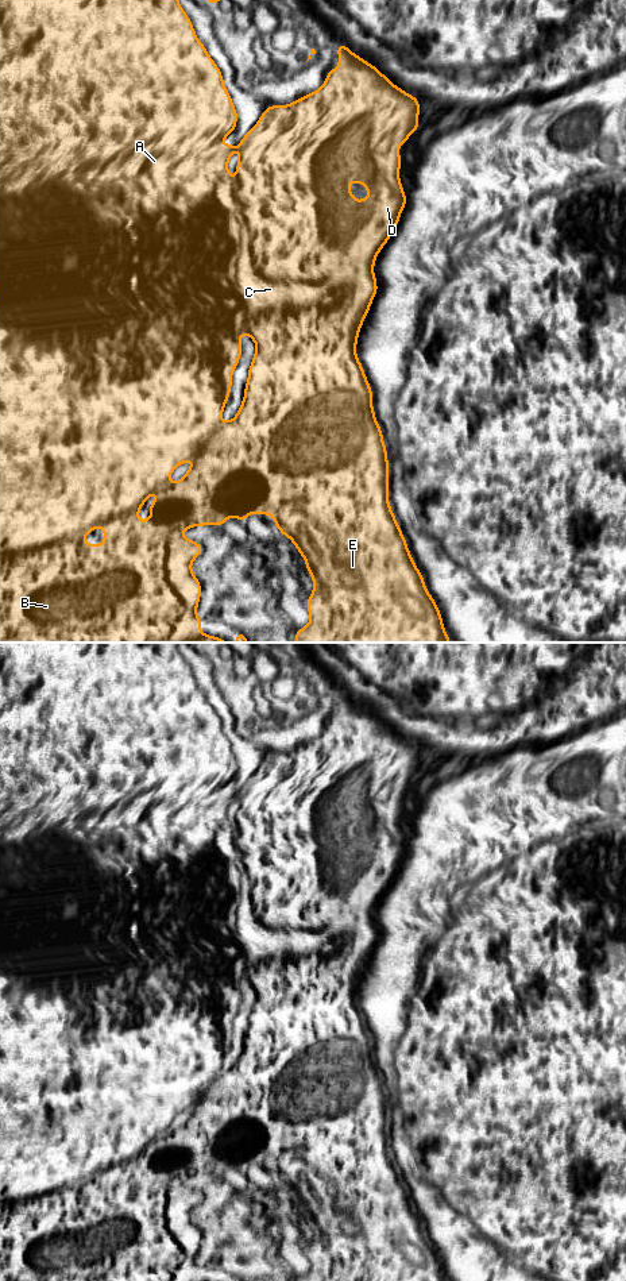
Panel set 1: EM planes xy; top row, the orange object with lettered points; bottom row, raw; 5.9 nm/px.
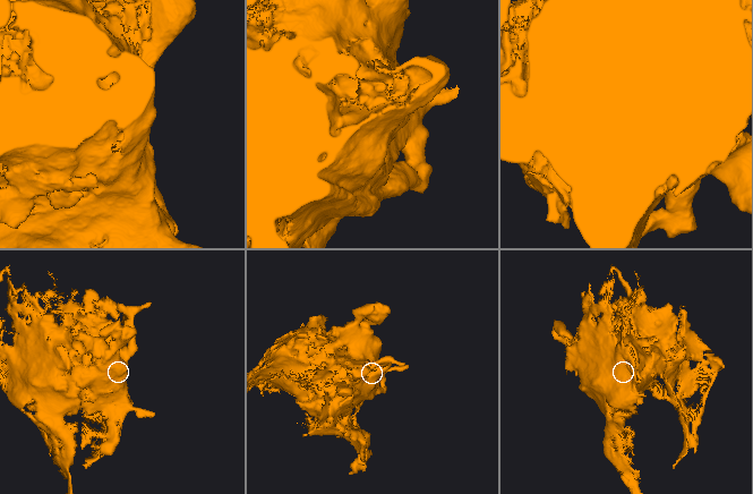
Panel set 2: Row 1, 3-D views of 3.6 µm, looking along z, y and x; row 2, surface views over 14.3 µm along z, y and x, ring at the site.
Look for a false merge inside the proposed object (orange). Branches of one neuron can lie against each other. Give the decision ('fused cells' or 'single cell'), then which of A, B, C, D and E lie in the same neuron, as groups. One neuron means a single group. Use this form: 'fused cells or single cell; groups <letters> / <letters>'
single cell; groups A B C D E

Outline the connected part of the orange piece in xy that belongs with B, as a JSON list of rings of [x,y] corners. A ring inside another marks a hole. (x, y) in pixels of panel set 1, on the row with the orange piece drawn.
[[[0,0],[0,643],[227,643],[227,641],[225,641],[225,640],[223,640],[223,638],[219,638],[219,637],[215,637],[215,636],[209,636],[209,634],[205,634],[205,633],[204,633],[204,634],[202,634],[202,633],[201,633],[201,618],[200,618],[200,617],[198,617],[198,616],[197,616],[197,606],[198,606],[198,602],[200,602],[200,598],[201,598],[201,583],[200,583],[200,580],[198,580],[198,579],[197,579],[197,578],[196,578],[196,576],[194,576],[194,574],[193,574],[193,571],[192,571],[192,562],[193,562],[193,560],[194,560],[194,559],[196,559],[196,557],[198,557],[198,556],[200,556],[200,555],[201,555],[201,552],[202,552],[202,551],[204,551],[204,548],[202,548],[202,545],[200,545],[200,544],[198,544],[198,543],[196,543],[196,541],[193,541],[193,540],[190,540],[190,539],[186,539],[186,537],[185,537],[185,536],[182,536],[182,535],[181,535],[181,533],[179,533],[179,532],[181,532],[181,530],[188,530],[188,529],[190,529],[190,528],[192,528],[192,526],[200,526],[200,525],[204,525],[204,526],[208,526],[208,525],[216,525],[216,526],[223,526],[223,525],[224,525],[224,522],[225,522],[225,520],[227,520],[227,518],[229,518],[229,517],[235,517],[235,518],[236,518],[236,520],[240,520],[240,521],[244,521],[244,520],[246,520],[246,518],[247,518],[247,517],[248,517],[248,516],[250,516],[250,514],[252,514],[252,513],[256,513],[256,514],[268,514],[268,516],[271,516],[271,517],[273,517],[273,520],[274,520],[274,522],[275,522],[275,525],[277,525],[277,528],[278,528],[278,529],[279,529],[279,532],[281,532],[281,533],[282,533],[282,535],[283,535],[283,536],[286,536],[286,537],[289,537],[289,539],[290,539],[290,540],[291,540],[291,541],[293,541],[293,544],[294,544],[294,545],[295,545],[295,548],[297,548],[297,551],[298,551],[298,552],[300,552],[300,553],[301,553],[301,555],[302,555],[302,557],[304,557],[304,560],[305,560],[305,564],[306,564],[306,568],[308,568],[308,572],[309,572],[309,574],[310,574],[310,576],[312,576],[312,579],[313,579],[313,583],[314,583],[314,587],[313,587],[313,591],[312,591],[312,594],[310,594],[310,597],[309,597],[309,599],[308,599],[308,601],[306,601],[306,609],[308,609],[308,611],[309,611],[309,614],[310,614],[310,621],[309,621],[309,624],[308,624],[308,625],[306,625],[306,626],[305,626],[305,628],[302,628],[302,629],[298,629],[298,630],[297,630],[297,633],[295,633],[295,640],[294,640],[294,643],[451,643],[451,640],[449,640],[449,637],[448,637],[448,634],[447,634],[447,632],[445,632],[445,629],[444,629],[444,625],[443,625],[443,617],[441,617],[441,614],[440,614],[440,610],[438,610],[438,607],[437,607],[437,605],[436,605],[436,602],[434,602],[434,599],[433,599],[433,598],[432,598],[432,595],[430,595],[430,594],[429,594],[429,591],[428,591],[428,589],[426,589],[426,586],[425,586],[425,582],[424,582],[424,578],[422,578],[422,575],[421,575],[421,572],[420,572],[420,570],[418,570],[418,568],[417,568],[417,566],[416,566],[416,563],[414,563],[414,560],[413,560],[413,557],[411,557],[411,555],[410,555],[410,551],[409,551],[409,548],[407,548],[407,544],[406,544],[406,540],[405,540],[405,537],[403,537],[403,535],[402,535],[402,532],[401,532],[401,526],[399,526],[399,525],[398,525],[398,522],[397,522],[397,520],[395,520],[395,516],[394,516],[394,513],[393,513],[393,510],[391,510],[391,506],[390,506],[390,503],[389,503],[389,470],[387,470],[387,467],[389,467],[389,460],[387,460],[387,449],[386,449],[386,445],[385,445],[385,443],[383,443],[383,433],[382,433],[382,429],[380,429],[380,427],[379,427],[379,425],[378,425],[378,421],[376,421],[376,418],[375,418],[375,412],[374,412],[374,408],[372,408],[372,390],[371,390],[371,387],[370,387],[370,383],[368,383],[368,381],[367,381],[367,377],[366,377],[366,374],[364,374],[364,370],[363,370],[363,366],[362,366],[362,363],[360,363],[360,362],[359,362],[359,359],[358,359],[358,355],[356,355],[356,344],[358,344],[358,337],[359,337],[359,332],[360,332],[360,328],[362,328],[362,324],[363,324],[363,321],[364,321],[364,320],[366,320],[366,316],[367,316],[367,313],[368,313],[368,310],[370,310],[370,306],[371,306],[371,304],[372,304],[372,300],[374,300],[374,297],[375,297],[375,296],[376,296],[376,292],[378,292],[378,285],[376,285],[376,278],[375,278],[375,274],[374,274],[374,265],[375,265],[375,259],[376,259],[376,256],[378,256],[378,254],[379,254],[379,251],[380,251],[380,250],[382,250],[382,248],[383,248],[383,246],[385,246],[385,244],[386,244],[386,243],[387,243],[387,240],[389,240],[389,239],[390,239],[390,236],[391,236],[391,234],[393,234],[393,232],[394,232],[394,229],[395,229],[395,228],[397,228],[397,224],[398,224],[398,221],[399,221],[399,217],[401,217],[401,213],[402,213],[402,211],[403,211],[403,208],[405,208],[405,204],[406,204],[406,201],[407,201],[407,196],[406,196],[406,194],[405,194],[405,193],[403,193],[403,186],[402,186],[402,184],[401,184],[401,180],[399,180],[399,169],[401,169],[401,154],[399,154],[399,153],[398,153],[398,147],[399,147],[399,146],[401,146],[401,144],[406,144],[406,143],[405,143],[405,142],[406,142],[406,140],[407,140],[407,139],[410,139],[410,134],[411,134],[411,132],[416,132],[416,131],[418,131],[418,130],[420,130],[420,128],[418,128],[418,115],[420,115],[420,103],[418,103],[418,99],[417,99],[417,97],[414,97],[414,96],[410,96],[410,94],[409,94],[409,93],[406,93],[406,92],[405,92],[405,90],[402,90],[402,89],[401,89],[401,88],[398,88],[398,86],[395,86],[395,85],[394,85],[394,84],[393,84],[393,82],[391,82],[391,81],[390,81],[390,80],[389,80],[389,78],[387,78],[387,77],[386,77],[386,76],[385,76],[385,74],[382,74],[382,73],[380,73],[380,72],[379,72],[379,70],[378,70],[378,69],[376,69],[376,67],[375,67],[375,66],[372,66],[372,65],[371,65],[371,63],[370,63],[370,62],[367,62],[367,61],[364,61],[364,59],[363,59],[363,58],[360,58],[360,57],[359,57],[359,55],[356,55],[356,54],[355,54],[355,53],[352,53],[352,51],[351,51],[351,50],[349,50],[349,49],[348,49],[348,47],[347,47],[347,46],[344,46],[344,45],[343,45],[343,43],[337,43],[337,54],[339,54],[339,66],[337,66],[337,67],[336,67],[336,69],[331,69],[331,70],[329,70],[329,72],[328,72],[328,74],[326,74],[326,78],[325,78],[325,81],[324,81],[324,84],[322,84],[322,86],[321,86],[321,88],[318,88],[318,89],[317,89],[317,90],[314,90],[314,92],[312,92],[312,93],[309,93],[309,94],[306,94],[306,96],[304,96],[304,97],[301,97],[301,99],[298,99],[298,100],[295,100],[295,101],[294,101],[294,103],[291,103],[291,104],[287,104],[287,105],[271,105],[271,107],[267,107],[267,108],[266,108],[266,109],[264,109],[264,112],[263,112],[263,113],[262,113],[262,116],[260,116],[260,117],[259,117],[259,120],[258,120],[258,121],[256,121],[256,124],[255,124],[255,126],[254,126],[254,127],[252,127],[252,128],[251,128],[251,130],[250,130],[250,131],[248,131],[248,132],[247,132],[247,134],[246,134],[246,135],[244,135],[244,138],[243,138],[243,139],[241,139],[241,140],[240,140],[240,143],[239,143],[239,144],[237,144],[237,147],[239,147],[239,159],[237,159],[237,166],[236,166],[236,171],[237,171],[237,175],[236,175],[236,177],[235,177],[235,178],[233,178],[233,177],[232,177],[232,175],[231,175],[231,174],[229,174],[229,171],[228,171],[228,166],[227,166],[227,165],[228,165],[228,161],[229,161],[229,158],[231,158],[231,155],[232,155],[232,154],[233,154],[233,153],[235,153],[235,147],[236,147],[236,144],[221,144],[221,143],[220,143],[220,142],[221,142],[221,140],[223,140],[223,139],[225,139],[225,138],[227,138],[227,136],[228,136],[228,135],[229,135],[229,134],[231,134],[231,132],[232,132],[232,131],[235,131],[235,128],[236,128],[236,123],[237,123],[237,112],[236,112],[236,109],[235,109],[235,107],[233,107],[233,101],[232,101],[232,99],[231,99],[231,96],[229,96],[229,93],[228,93],[228,90],[227,90],[227,88],[225,88],[225,85],[224,85],[224,81],[223,81],[223,74],[221,74],[221,72],[220,72],[220,69],[219,69],[219,67],[217,67],[217,65],[216,65],[216,62],[215,62],[215,61],[213,61],[213,59],[212,59],[212,58],[210,58],[210,57],[209,57],[209,54],[208,54],[208,51],[206,51],[206,49],[205,49],[205,46],[204,46],[204,45],[202,45],[202,43],[201,43],[201,42],[200,42],[200,40],[198,40],[198,38],[197,38],[197,35],[196,35],[196,31],[194,31],[194,28],[193,28],[193,24],[192,24],[192,22],[190,22],[190,19],[189,19],[189,18],[188,18],[188,15],[186,15],[186,12],[185,12],[185,11],[183,11],[183,8],[182,8],[182,7],[181,7],[181,4],[179,4],[179,1],[178,1],[178,0]],[[352,182],[360,182],[360,184],[362,184],[362,186],[364,186],[364,188],[367,188],[367,189],[368,189],[368,197],[367,197],[367,198],[366,198],[366,197],[362,197],[362,198],[360,198],[360,200],[359,200],[359,201],[356,201],[356,200],[355,200],[355,197],[353,197],[353,194],[352,194],[352,192],[351,192],[351,190],[349,190],[349,189],[348,189],[348,186],[349,186],[349,185],[351,185],[351,184],[352,184]],[[241,335],[248,335],[248,336],[250,336],[250,337],[251,337],[251,339],[252,339],[252,340],[254,340],[254,342],[255,342],[255,346],[256,346],[256,350],[255,350],[255,355],[254,355],[254,358],[252,358],[252,362],[251,362],[251,366],[250,366],[250,369],[248,369],[248,379],[247,379],[247,385],[246,385],[246,387],[244,387],[244,398],[243,398],[243,402],[241,402],[241,405],[240,405],[240,408],[239,408],[239,410],[237,410],[237,413],[236,413],[236,416],[235,416],[235,417],[233,417],[233,418],[232,418],[232,420],[231,420],[231,421],[227,421],[227,423],[223,423],[223,421],[221,421],[221,416],[223,416],[223,410],[224,410],[224,408],[225,408],[225,404],[227,404],[227,401],[228,401],[228,398],[229,398],[229,393],[231,393],[231,386],[232,386],[232,374],[233,374],[233,370],[235,370],[235,369],[236,369],[236,366],[237,366],[237,363],[239,363],[239,359],[240,359],[240,356],[241,356],[241,344],[240,344],[240,336],[241,336]],[[189,459],[192,459],[192,460],[193,460],[193,464],[192,464],[192,466],[190,466],[190,468],[189,468],[189,470],[188,470],[188,472],[186,472],[186,474],[185,474],[185,475],[183,475],[183,478],[182,478],[182,479],[179,479],[179,481],[177,481],[177,482],[170,482],[170,481],[169,481],[169,478],[170,478],[170,475],[171,475],[171,474],[173,474],[173,471],[174,471],[174,470],[175,470],[175,468],[177,468],[177,467],[178,467],[178,466],[179,466],[179,464],[182,464],[182,463],[185,463],[185,462],[186,462],[186,460],[189,460]],[[152,493],[155,493],[155,494],[156,494],[156,498],[155,498],[155,502],[154,502],[154,503],[151,503],[151,505],[150,505],[150,506],[148,506],[148,509],[150,509],[150,512],[151,512],[151,516],[150,516],[150,517],[148,517],[148,518],[147,518],[147,520],[146,520],[146,521],[142,521],[142,520],[140,520],[140,518],[139,518],[139,517],[138,517],[138,513],[139,513],[139,510],[140,510],[140,509],[142,509],[142,508],[143,508],[143,506],[142,506],[142,505],[143,505],[143,502],[144,502],[144,501],[146,501],[146,499],[147,499],[147,498],[148,498],[148,495],[150,495],[150,494],[152,494]],[[98,526],[101,526],[101,528],[103,528],[103,529],[104,529],[104,543],[103,543],[103,544],[86,544],[86,543],[85,543],[85,541],[84,541],[84,537],[85,537],[85,536],[86,536],[86,535],[88,535],[88,533],[89,533],[89,532],[92,532],[92,530],[94,530],[94,529],[96,529],[96,528],[98,528]]]

